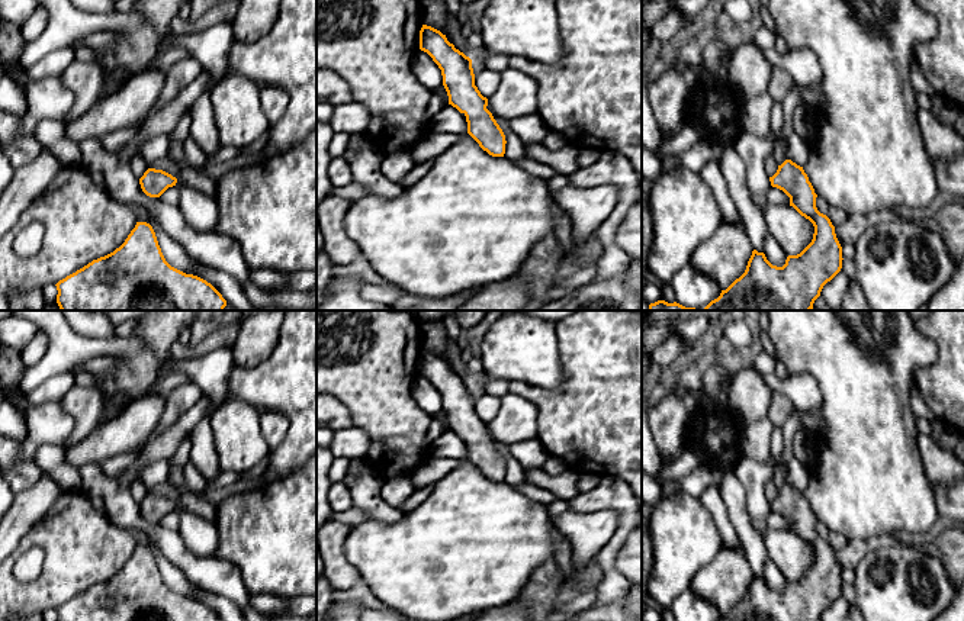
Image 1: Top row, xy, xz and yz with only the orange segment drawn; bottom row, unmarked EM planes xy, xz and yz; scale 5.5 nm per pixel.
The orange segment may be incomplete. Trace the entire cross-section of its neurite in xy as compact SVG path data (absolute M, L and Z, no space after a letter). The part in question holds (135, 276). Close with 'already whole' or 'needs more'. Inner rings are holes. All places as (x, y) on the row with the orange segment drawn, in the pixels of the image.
M136 222L113 252L93 260L55 286L61 310L224 310L226 306L211 283L166 261L155 232L147 222Z | already whole

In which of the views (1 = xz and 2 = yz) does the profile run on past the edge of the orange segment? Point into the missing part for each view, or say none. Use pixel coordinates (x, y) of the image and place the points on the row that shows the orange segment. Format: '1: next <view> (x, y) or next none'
1: next none
2: next none

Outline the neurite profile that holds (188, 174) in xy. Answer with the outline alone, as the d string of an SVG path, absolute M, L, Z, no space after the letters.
M183 141L170 144L167 155L179 165L179 180L211 197L216 196L216 180L196 171L186 160Z

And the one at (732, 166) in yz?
M727 148L720 160L720 170L726 180L729 194L735 202L738 213L745 225L746 235L753 250L764 252L764 239L768 232L764 210L759 209L746 187L745 164L735 148Z

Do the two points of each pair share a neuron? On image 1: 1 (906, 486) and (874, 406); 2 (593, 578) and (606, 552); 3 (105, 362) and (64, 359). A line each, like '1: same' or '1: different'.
1: same
2: different
3: different

